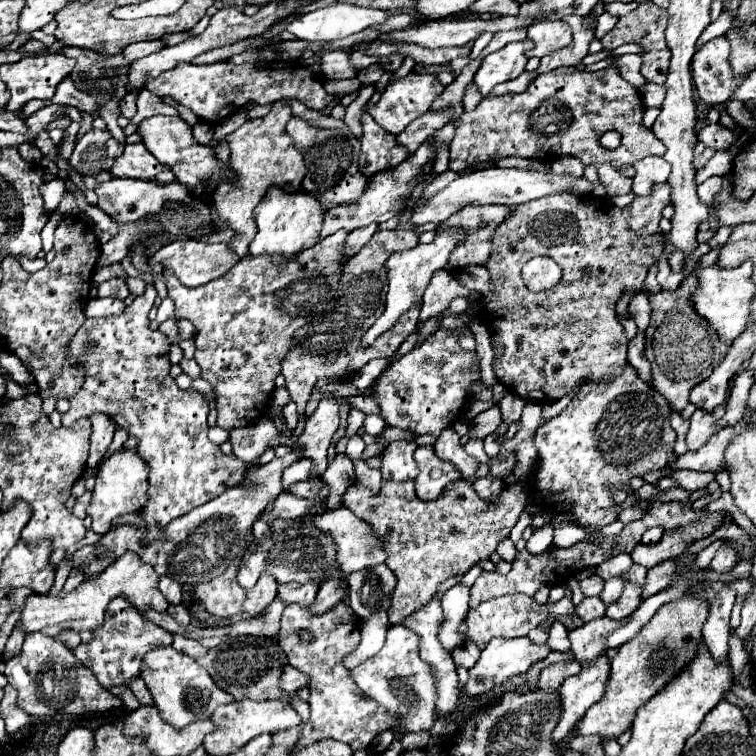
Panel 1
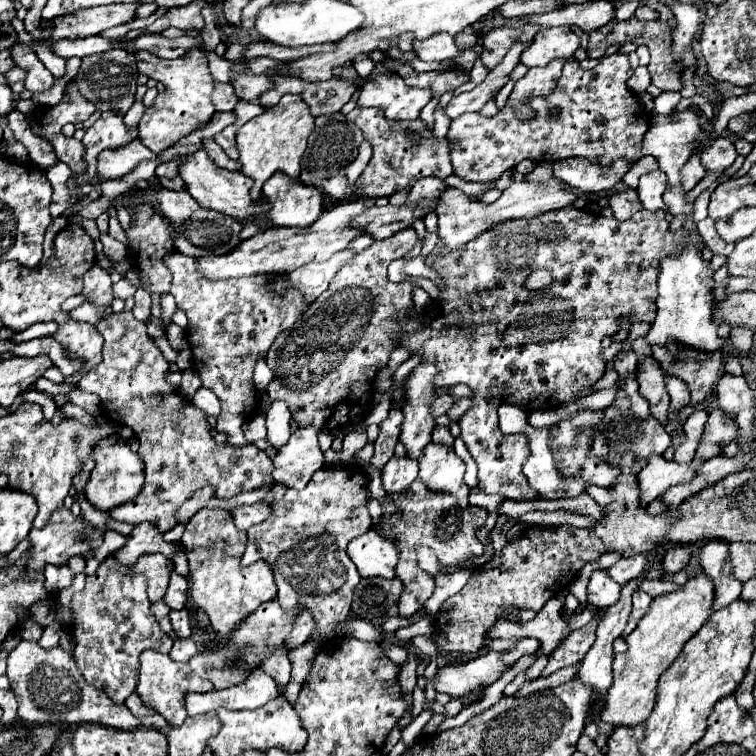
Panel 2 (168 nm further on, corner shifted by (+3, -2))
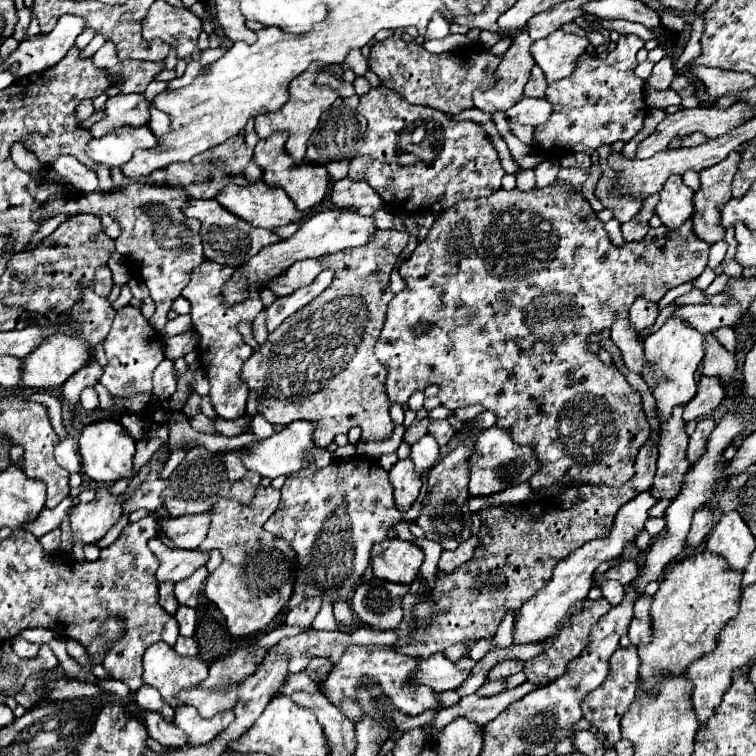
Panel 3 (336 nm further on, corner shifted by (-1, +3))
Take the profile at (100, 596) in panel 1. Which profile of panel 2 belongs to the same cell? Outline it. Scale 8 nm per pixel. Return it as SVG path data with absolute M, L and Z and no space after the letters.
M150 554L150 556L142 556L142 560L136 562L134 572L142 572L148 578L148 598L150 602L158 602L162 600L166 586L168 586L168 578L174 572L174 562L166 560L162 554Z

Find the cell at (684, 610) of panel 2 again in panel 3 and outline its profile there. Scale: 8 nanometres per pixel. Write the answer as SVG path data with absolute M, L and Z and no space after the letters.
M698 551L686 559L682 559L680 563L676 563L670 573L666 573L660 591L654 595L654 603L652 603L652 641L638 645L638 657L642 661L640 665L640 683L646 681L646 677L650 675L682 675L690 663L694 663L696 659L700 659L702 655L714 651L716 647L716 637L718 631L726 625L726 621L730 621L736 613L738 613L738 599L742 595L742 573L738 571L726 571L726 567L722 567L722 559L718 559L718 555L710 555L708 551Z

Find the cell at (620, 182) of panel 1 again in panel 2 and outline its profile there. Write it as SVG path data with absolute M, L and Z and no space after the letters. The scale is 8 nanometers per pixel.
M626 188L622 194L610 196L610 208L614 212L614 218L618 220L628 220L632 214L636 214L638 210L642 210L642 204L638 200L636 190Z

